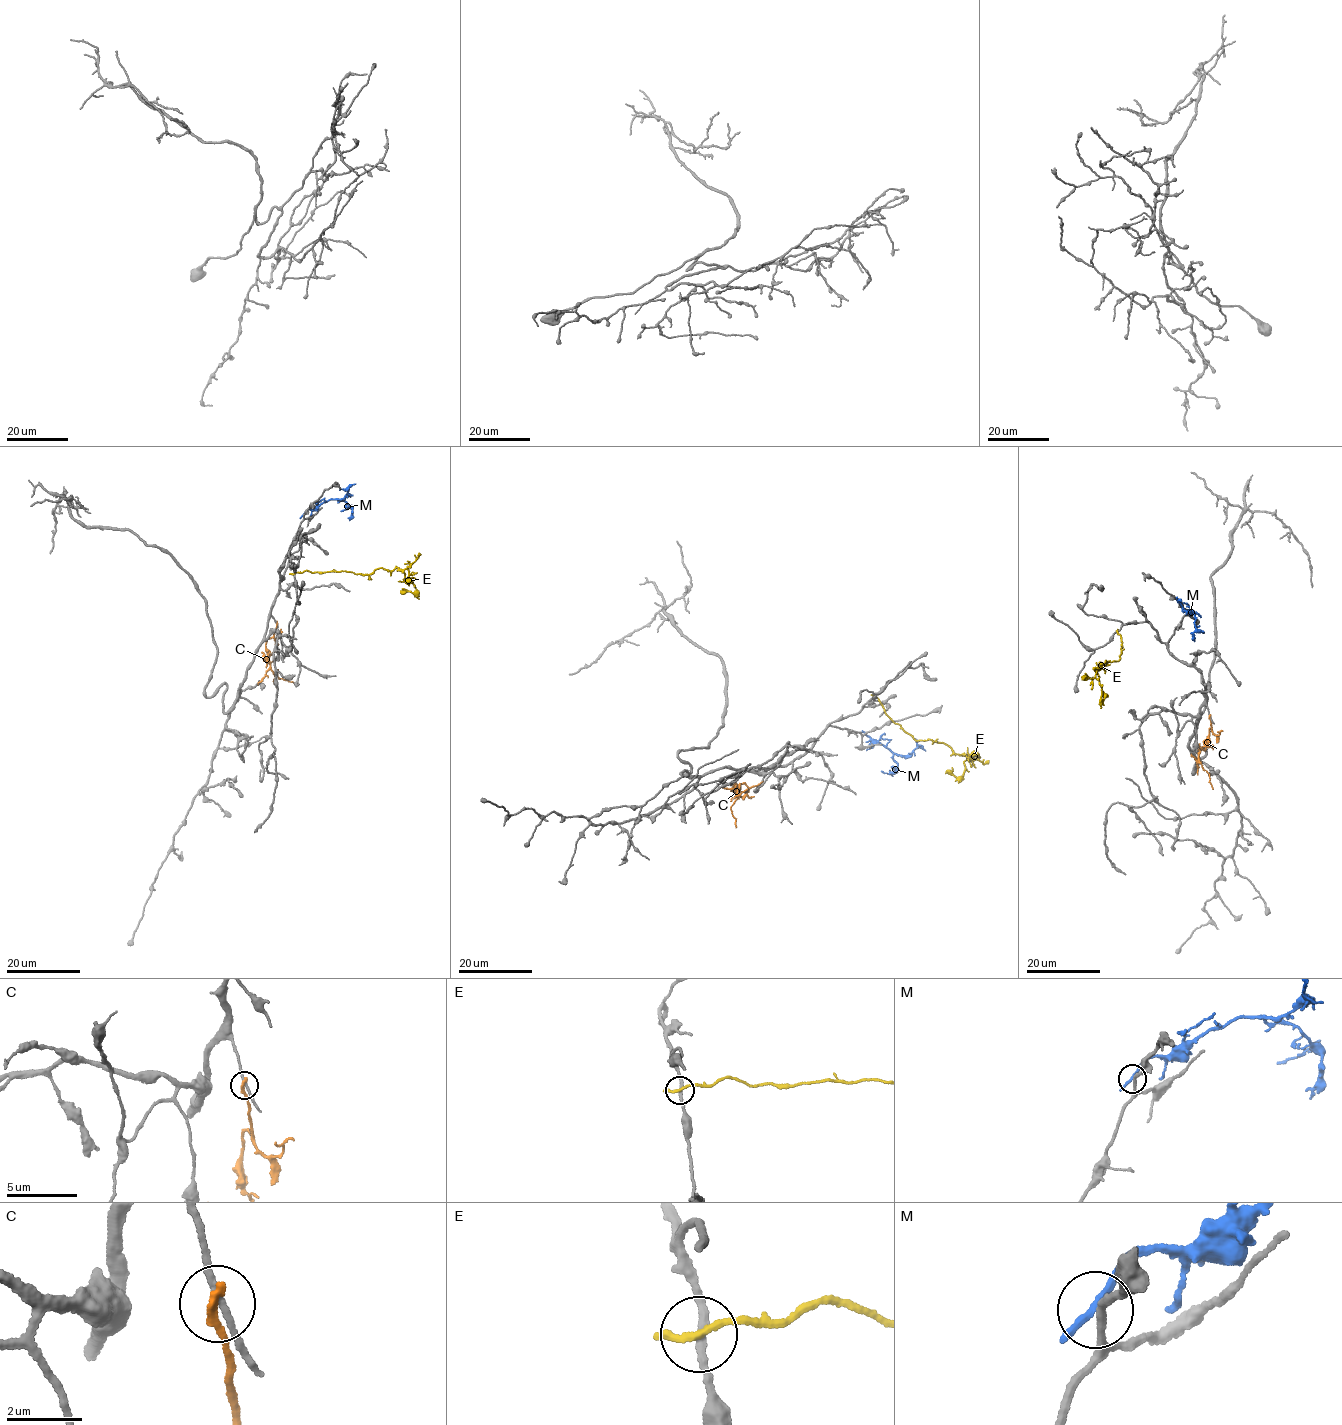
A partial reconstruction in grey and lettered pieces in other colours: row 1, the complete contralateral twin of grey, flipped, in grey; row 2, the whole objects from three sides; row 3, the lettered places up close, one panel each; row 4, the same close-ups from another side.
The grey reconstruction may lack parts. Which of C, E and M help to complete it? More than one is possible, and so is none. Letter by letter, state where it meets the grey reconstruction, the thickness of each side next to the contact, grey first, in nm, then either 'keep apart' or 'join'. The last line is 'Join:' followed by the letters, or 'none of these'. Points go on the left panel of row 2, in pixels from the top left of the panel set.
C: contact (277, 623); calibres 150 and 220 nm; keep apart
E: contact (294, 574); calibres 200 and 240 nm; keep apart
M: contact (303, 515); calibres 200 and 260 nm; keep apart
Join: none of these

